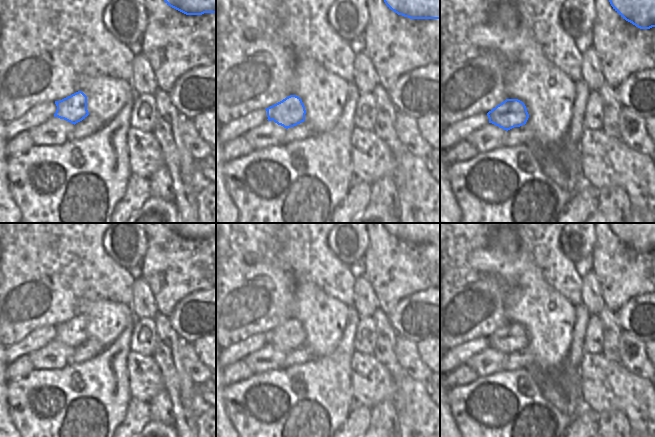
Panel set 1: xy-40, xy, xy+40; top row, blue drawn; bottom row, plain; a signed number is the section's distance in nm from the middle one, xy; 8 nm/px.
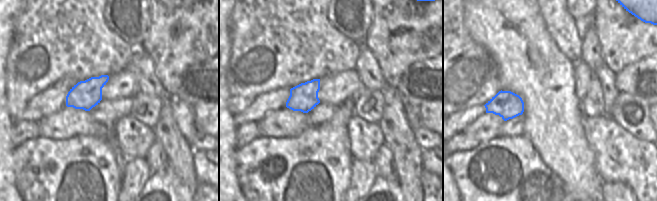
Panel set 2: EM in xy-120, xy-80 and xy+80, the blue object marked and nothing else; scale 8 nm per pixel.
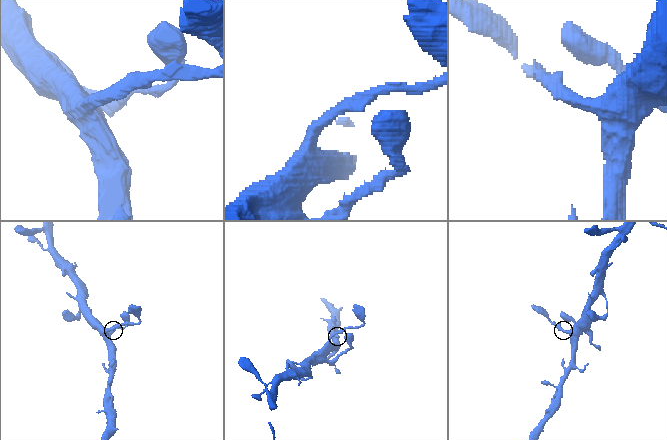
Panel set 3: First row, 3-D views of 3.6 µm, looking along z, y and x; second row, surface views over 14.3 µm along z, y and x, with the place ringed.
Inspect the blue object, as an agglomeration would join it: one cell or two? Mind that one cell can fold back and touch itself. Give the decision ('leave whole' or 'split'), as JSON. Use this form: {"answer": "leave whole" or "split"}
{"answer": "split"}

